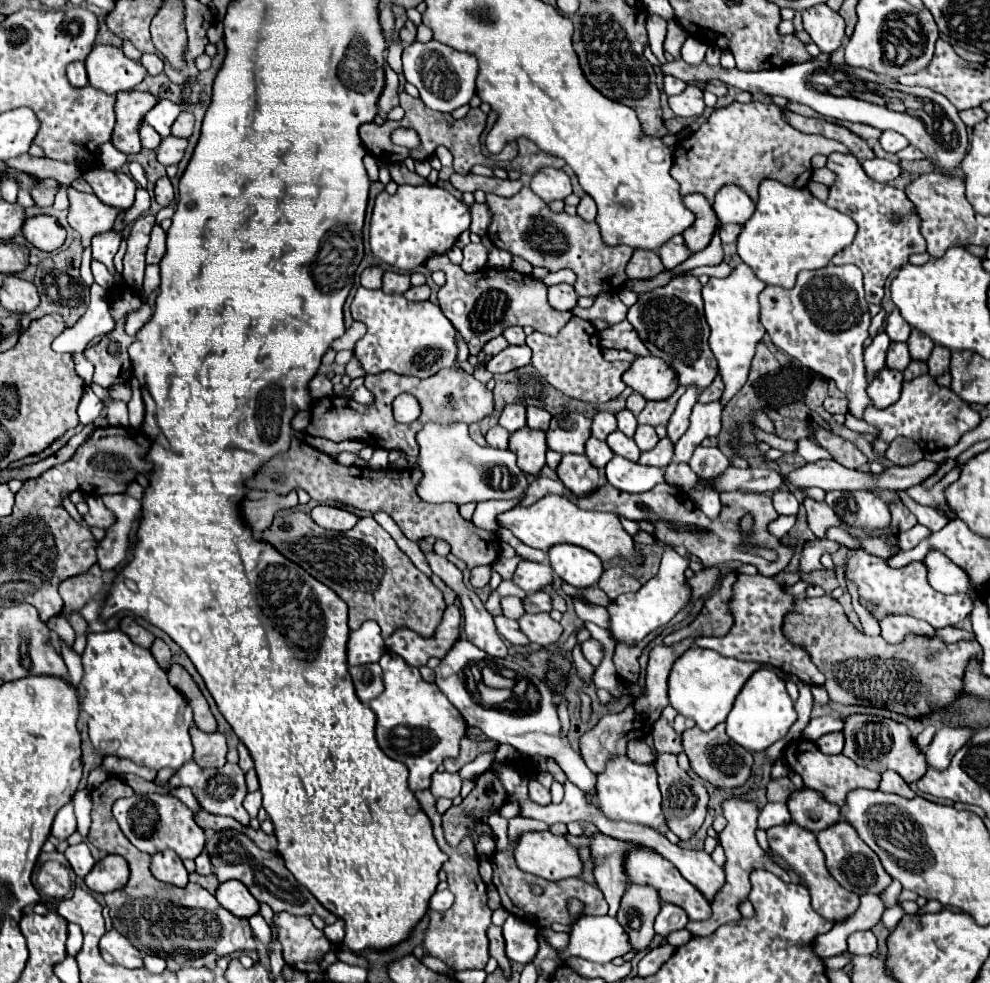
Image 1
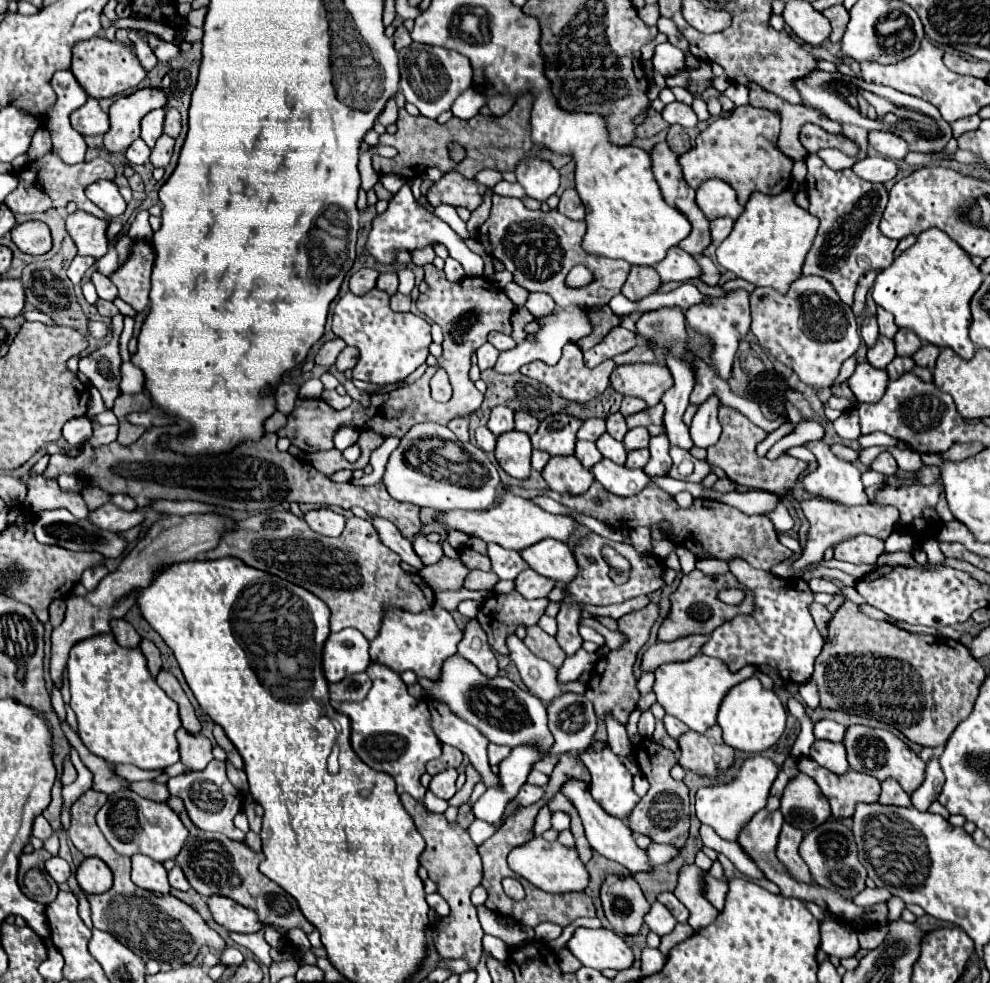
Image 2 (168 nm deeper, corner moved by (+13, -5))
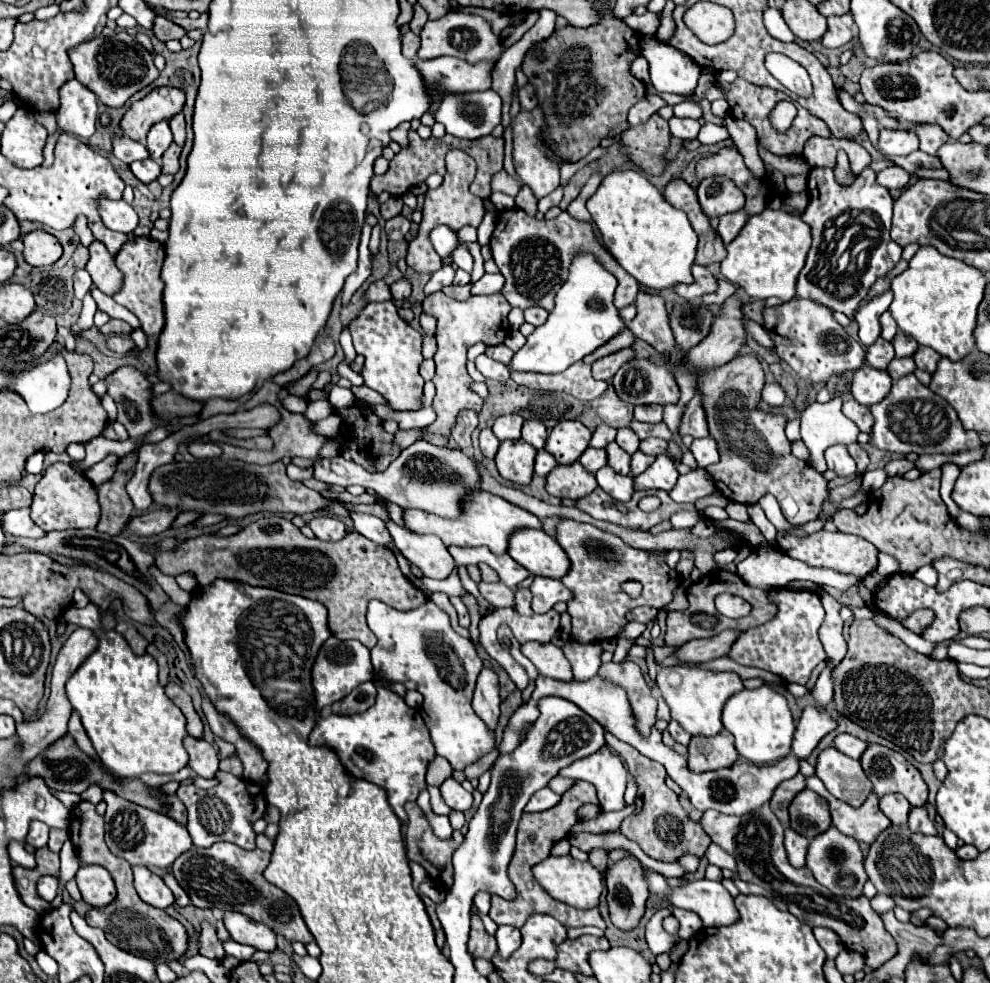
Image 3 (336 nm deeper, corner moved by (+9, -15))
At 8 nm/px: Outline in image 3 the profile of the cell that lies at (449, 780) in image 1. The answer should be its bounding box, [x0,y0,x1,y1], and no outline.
[439,778,473,812]

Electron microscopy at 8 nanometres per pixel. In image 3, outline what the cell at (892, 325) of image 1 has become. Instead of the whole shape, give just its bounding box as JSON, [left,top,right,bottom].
[881,312,897,342]

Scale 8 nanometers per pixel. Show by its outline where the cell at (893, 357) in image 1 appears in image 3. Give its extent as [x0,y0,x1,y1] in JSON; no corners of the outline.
[867,338,895,370]

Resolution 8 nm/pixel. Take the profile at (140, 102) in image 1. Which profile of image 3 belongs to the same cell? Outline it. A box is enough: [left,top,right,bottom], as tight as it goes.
[119,86,185,142]

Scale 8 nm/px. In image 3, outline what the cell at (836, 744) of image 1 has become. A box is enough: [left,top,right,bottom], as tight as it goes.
[815,748,871,808]

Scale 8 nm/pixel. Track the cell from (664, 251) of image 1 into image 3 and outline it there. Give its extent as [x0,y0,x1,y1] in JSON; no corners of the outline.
[673,264,717,300]

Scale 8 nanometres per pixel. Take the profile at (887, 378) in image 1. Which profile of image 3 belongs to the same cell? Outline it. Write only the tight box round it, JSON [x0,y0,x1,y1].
[851,366,893,406]

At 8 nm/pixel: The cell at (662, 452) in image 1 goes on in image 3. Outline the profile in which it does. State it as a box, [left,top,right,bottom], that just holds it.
[631,452,655,476]

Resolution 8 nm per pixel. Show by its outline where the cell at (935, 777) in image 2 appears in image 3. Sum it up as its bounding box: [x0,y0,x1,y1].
[907,806,937,834]

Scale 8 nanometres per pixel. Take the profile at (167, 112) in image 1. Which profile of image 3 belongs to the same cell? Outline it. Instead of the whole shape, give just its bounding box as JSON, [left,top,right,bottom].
[147,122,173,162]

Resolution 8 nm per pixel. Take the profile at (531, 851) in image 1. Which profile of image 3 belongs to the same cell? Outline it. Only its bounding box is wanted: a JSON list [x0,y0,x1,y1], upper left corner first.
[533,854,603,908]

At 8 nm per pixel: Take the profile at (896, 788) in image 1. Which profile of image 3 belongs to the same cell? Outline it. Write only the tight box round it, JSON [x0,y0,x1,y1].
[879,794,911,824]

